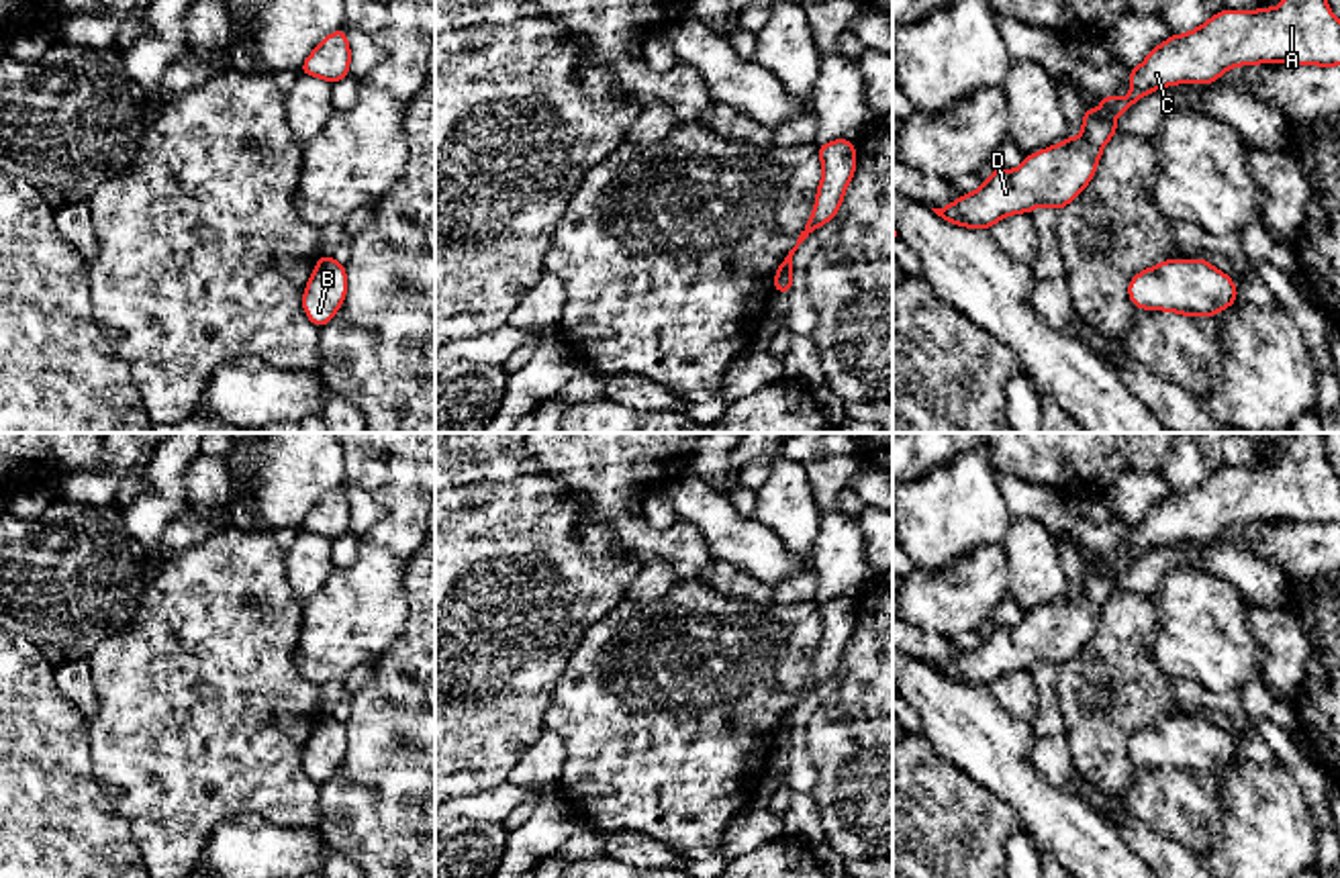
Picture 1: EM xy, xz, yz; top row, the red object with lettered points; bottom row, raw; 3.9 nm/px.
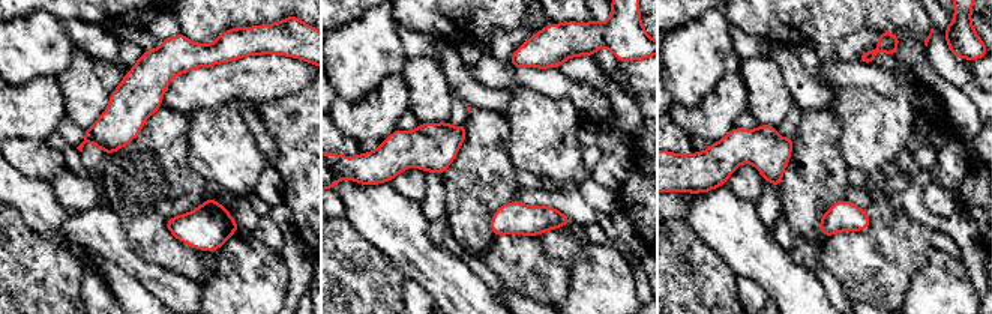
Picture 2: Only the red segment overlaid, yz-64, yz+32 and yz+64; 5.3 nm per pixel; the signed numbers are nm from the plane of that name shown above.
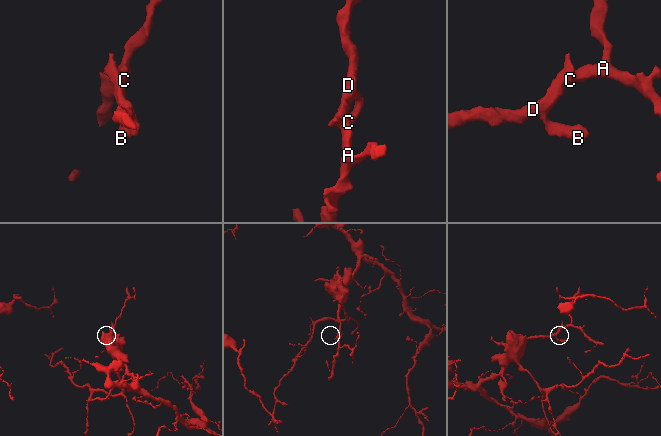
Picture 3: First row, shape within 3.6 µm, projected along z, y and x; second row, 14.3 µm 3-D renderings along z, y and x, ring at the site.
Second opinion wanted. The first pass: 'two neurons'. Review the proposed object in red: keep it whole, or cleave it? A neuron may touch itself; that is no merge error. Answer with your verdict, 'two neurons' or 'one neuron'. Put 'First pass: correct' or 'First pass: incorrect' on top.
First pass: incorrect
one neuron

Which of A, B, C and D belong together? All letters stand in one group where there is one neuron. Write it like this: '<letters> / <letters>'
A B C D

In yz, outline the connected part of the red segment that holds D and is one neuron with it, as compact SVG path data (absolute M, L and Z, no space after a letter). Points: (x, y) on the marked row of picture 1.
M1283 0L1277 8L1262 6L1254 12L1222 10L1191 33L1170 35L1146 55L1142 65L1132 67L1132 92L1128 98L1101 96L1099 110L1083 108L1083 135L1079 139L1068 135L1066 141L1054 147L1025 155L1023 163L1013 172L993 167L991 178L976 192L962 194L956 202L931 210L952 225L987 231L997 221L1017 212L1030 214L1036 206L1052 206L1058 212L1095 178L1105 143L1119 133L1113 120L1142 96L1172 84L1213 84L1230 67L1275 61L1340 65L1340 20L1326 0Z

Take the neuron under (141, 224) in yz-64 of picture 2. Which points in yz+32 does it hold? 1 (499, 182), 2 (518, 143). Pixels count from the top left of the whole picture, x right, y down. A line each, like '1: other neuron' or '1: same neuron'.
1: same neuron
2: other neuron

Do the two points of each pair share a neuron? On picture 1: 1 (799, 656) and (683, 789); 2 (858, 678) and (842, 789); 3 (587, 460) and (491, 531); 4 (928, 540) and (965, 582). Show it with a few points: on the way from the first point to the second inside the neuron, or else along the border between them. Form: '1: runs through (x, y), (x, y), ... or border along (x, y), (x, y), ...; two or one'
1: runs through (767, 689), (736, 719), (736, 729), (709, 756); one
2: runs through (858, 705), (858, 742), (842, 762); one
3: border along (525, 454), (591, 515); two
4: border along (993, 544), (973, 548), (942, 570), (914, 568); two

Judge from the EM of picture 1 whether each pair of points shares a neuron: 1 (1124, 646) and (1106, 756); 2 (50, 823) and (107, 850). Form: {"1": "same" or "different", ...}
{"1": "same", "2": "same"}

